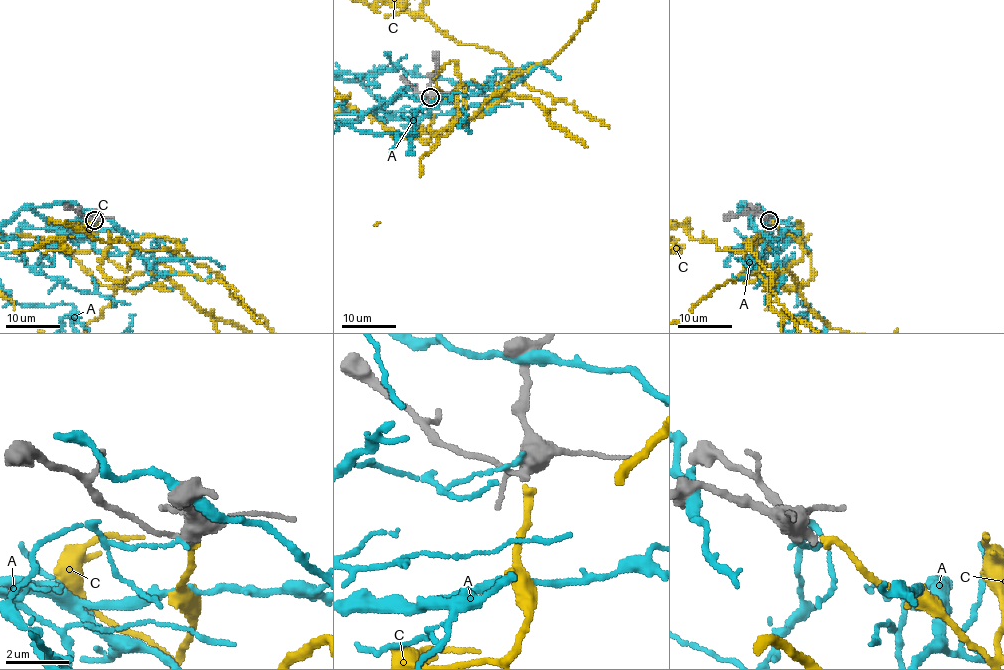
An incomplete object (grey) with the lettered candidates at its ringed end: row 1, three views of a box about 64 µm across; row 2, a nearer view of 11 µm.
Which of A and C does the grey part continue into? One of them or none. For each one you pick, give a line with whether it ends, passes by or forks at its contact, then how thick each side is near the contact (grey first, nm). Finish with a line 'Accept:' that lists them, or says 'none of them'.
C: It ends there. Thickness 280 nm (grey) against 240 nm
Accept: C

